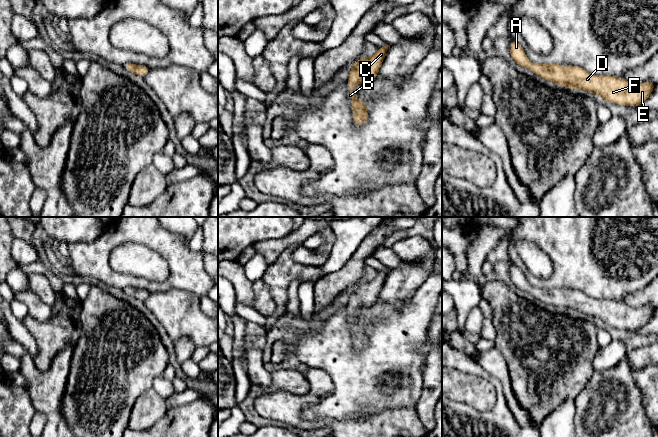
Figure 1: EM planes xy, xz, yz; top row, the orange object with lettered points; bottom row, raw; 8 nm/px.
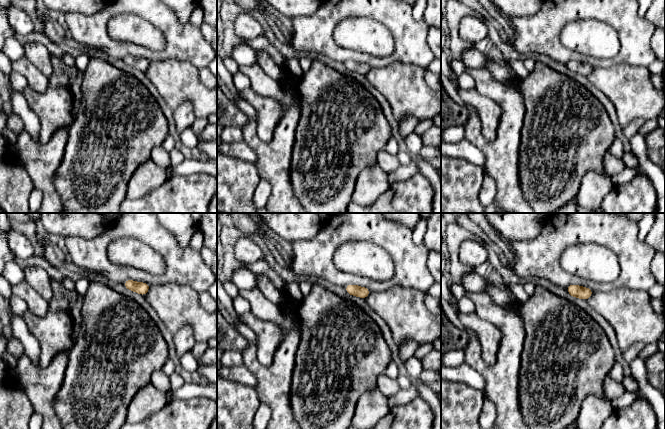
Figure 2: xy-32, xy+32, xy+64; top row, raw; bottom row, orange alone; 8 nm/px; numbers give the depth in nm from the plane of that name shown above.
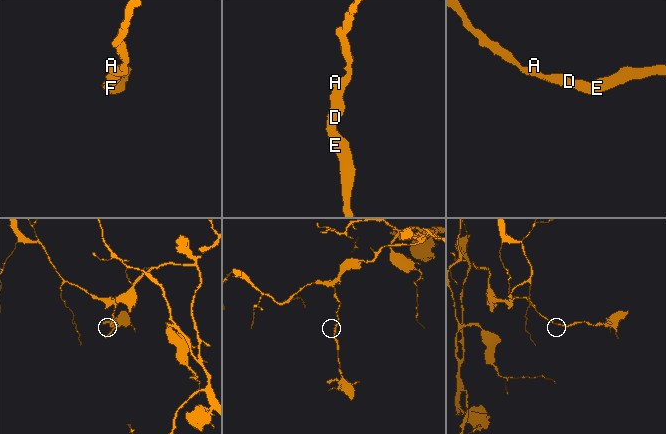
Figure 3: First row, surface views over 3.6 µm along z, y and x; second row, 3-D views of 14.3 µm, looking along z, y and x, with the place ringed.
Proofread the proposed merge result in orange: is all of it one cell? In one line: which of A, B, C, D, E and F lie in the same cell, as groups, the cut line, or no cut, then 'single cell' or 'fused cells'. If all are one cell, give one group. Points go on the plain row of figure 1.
groups A B C D E F; cut none; single cell

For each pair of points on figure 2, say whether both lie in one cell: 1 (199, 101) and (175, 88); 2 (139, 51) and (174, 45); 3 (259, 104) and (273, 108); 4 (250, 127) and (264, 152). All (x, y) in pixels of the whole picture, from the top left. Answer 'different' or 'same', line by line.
1: same
2: same
3: same
4: same

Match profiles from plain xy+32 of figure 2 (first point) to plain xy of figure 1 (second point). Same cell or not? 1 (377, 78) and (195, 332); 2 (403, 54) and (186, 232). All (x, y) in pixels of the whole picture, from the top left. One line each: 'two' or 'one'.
1: one
2: two

